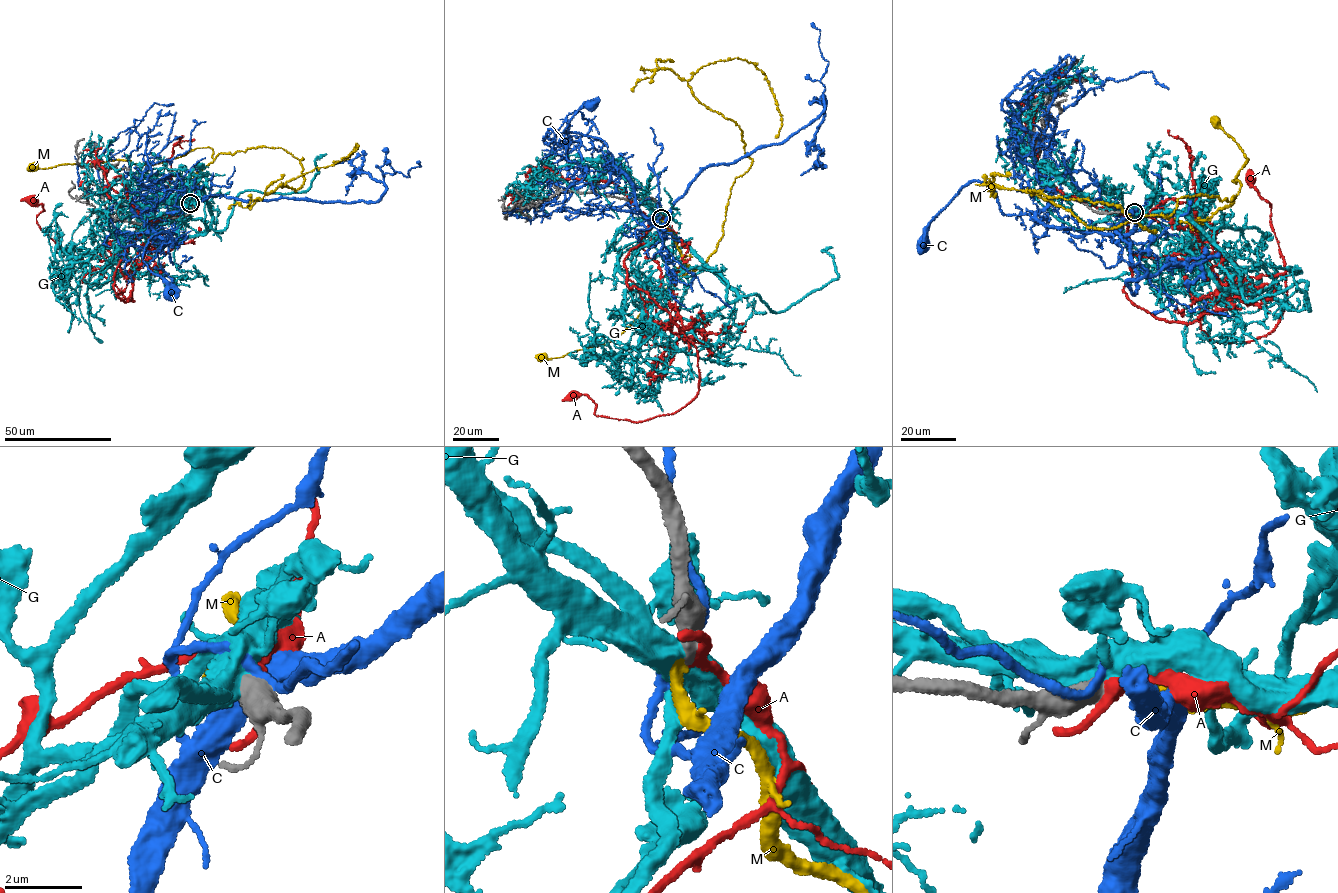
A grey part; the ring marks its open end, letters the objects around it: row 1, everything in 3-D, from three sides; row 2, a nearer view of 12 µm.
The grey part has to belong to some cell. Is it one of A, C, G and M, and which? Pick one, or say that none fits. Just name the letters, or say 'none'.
M

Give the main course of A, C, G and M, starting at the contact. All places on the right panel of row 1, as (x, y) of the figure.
A: (1134, 213), (1146, 215), (1127, 223), (1130, 300), (1216, 341), (1255, 340), (1287, 298), (1250, 178)
C: (1133, 213), (1137, 222), (1123, 234), (1046, 226), (1005, 215), (994, 190), (973, 180), (933, 217), (923, 244)
G: (1133, 213), (1185, 215), (1212, 240), (1221, 226), (1268, 234), (1257, 252), (1257, 287), (1239, 298), (1231, 358)
M: (1134, 213), (1191, 223), (1206, 220), (1230, 206), (1241, 186), (1238, 180), (1232, 180), (1247, 160), (1214, 121)

